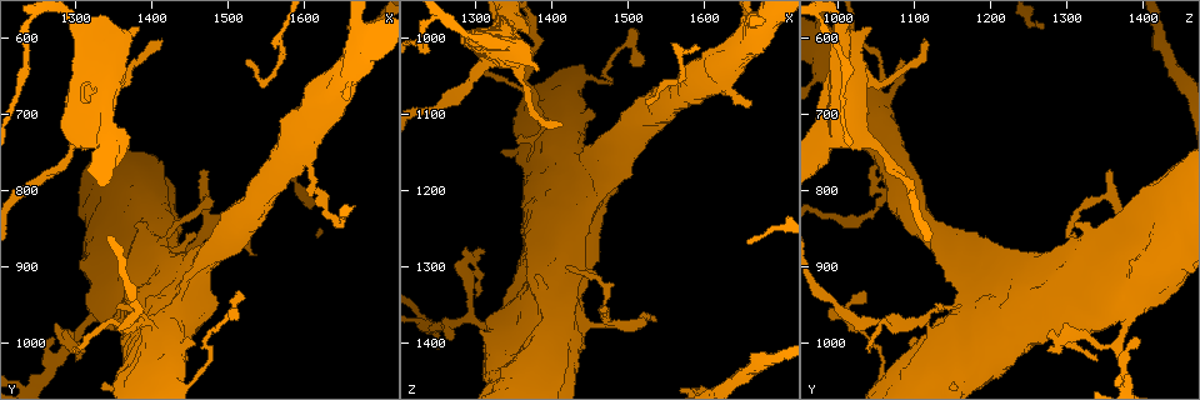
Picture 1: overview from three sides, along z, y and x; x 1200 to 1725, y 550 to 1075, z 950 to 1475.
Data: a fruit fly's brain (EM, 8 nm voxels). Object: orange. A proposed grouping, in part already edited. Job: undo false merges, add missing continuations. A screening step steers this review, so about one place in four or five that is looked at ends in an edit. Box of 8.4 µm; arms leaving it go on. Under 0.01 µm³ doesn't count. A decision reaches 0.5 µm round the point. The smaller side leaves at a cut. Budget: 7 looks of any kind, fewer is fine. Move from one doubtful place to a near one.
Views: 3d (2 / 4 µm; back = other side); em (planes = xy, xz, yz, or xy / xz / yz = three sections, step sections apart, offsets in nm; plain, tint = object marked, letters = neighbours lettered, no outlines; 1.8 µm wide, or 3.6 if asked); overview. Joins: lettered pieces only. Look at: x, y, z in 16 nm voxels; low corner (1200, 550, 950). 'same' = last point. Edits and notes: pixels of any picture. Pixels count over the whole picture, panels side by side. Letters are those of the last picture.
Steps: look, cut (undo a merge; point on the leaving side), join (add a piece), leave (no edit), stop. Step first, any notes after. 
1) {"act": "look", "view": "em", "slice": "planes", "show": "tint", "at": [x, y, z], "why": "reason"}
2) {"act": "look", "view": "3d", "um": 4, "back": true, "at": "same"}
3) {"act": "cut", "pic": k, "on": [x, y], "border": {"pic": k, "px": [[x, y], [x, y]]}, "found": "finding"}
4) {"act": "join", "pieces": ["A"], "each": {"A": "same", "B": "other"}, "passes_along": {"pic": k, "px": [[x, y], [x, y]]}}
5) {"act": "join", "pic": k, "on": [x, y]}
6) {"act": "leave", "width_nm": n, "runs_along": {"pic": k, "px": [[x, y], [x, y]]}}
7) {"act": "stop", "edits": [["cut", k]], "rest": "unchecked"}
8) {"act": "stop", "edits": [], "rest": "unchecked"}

{"act": "look", "view": "em", "slice": "planes", "show": "tint", "at": [1380, 585, 1040], "why": "free end"}

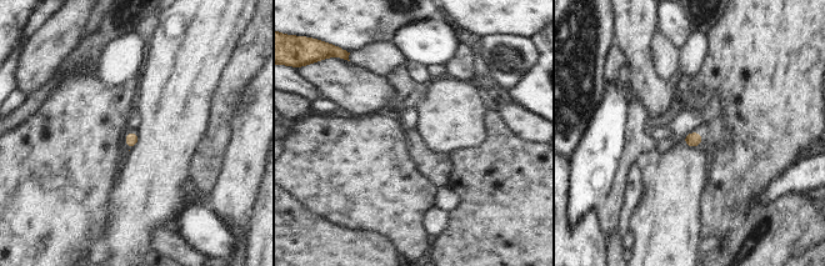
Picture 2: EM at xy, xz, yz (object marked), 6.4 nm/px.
{"act": "look", "view": "em", "slice": "planes", "show": "letters", "at": "same"}

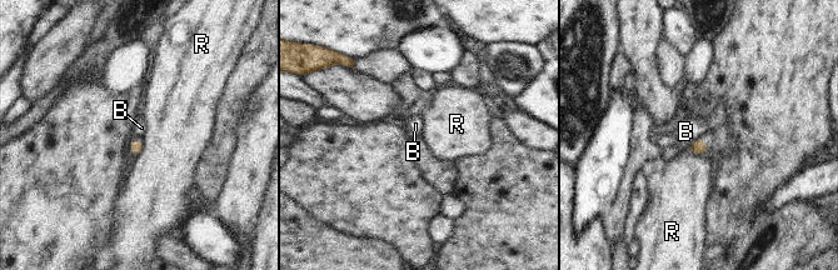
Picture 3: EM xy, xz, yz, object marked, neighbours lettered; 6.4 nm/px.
{"act": "leave", "each": {"B": "other", "R": "other"}, "found": "no lettered piece goes on from it"}

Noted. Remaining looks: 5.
{"act": "look", "view": "em", "slice": "xy", "step": 8, "show": "tint", "at": [1380, 970, 1095], "why": "sudden change in width"}

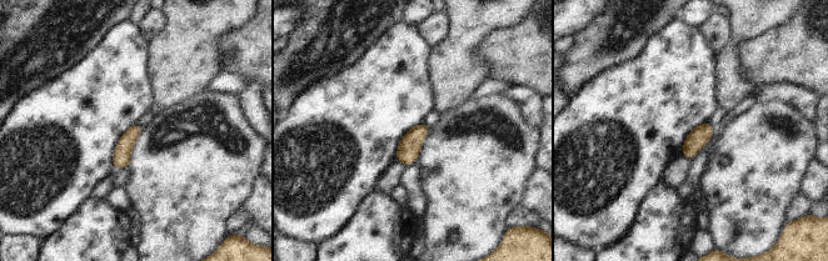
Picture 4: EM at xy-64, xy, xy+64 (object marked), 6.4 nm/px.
{"act": "look", "view": "em", "slice": "planes", "show": "tint", "at": "same"}

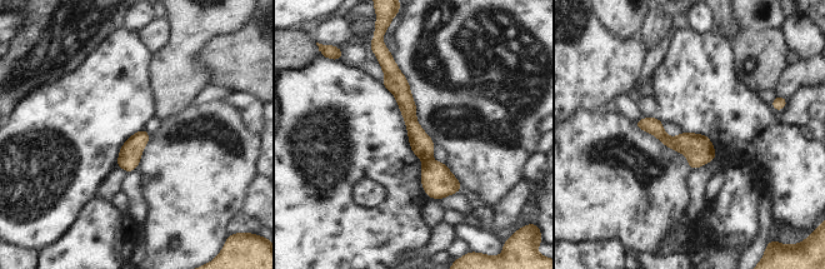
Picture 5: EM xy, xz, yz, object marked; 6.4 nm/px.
{"act": "look", "view": "em", "slice": "planes", "show": "letters", "at": "same", "why": "see the neighbours"}

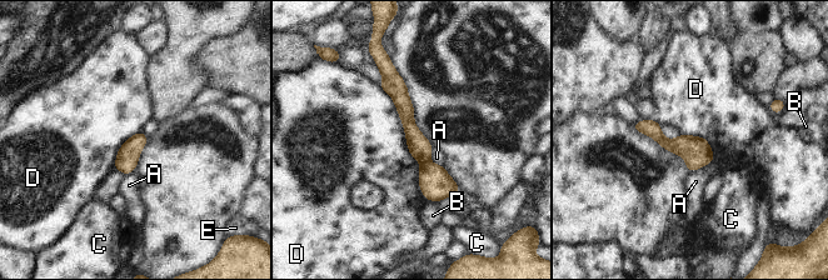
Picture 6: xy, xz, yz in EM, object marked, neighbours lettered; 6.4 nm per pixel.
{"act": "cut", "pic": 6, "on": [419, 148], "width_nm": 140, "each": {"A": "other", "B": "other", "C": "other", "D": "other", "E": "other"}, "found": "a second neuron is stuck on"}

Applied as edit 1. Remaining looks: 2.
{"act": "look", "view": "3d", "um": 4, "at": [1665, 600, 985], "why": "small branch off a trunk"}

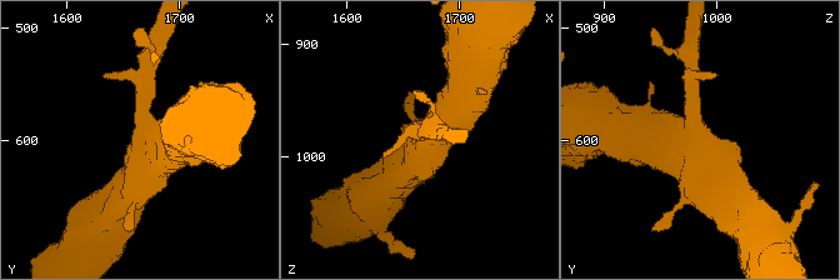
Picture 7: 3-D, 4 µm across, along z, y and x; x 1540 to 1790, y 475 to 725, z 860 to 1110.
{"act": "look", "view": "em", "um": 3.6, "slice": "planes", "show": "letters", "at": [1672, 600, 986], "arms": 4}

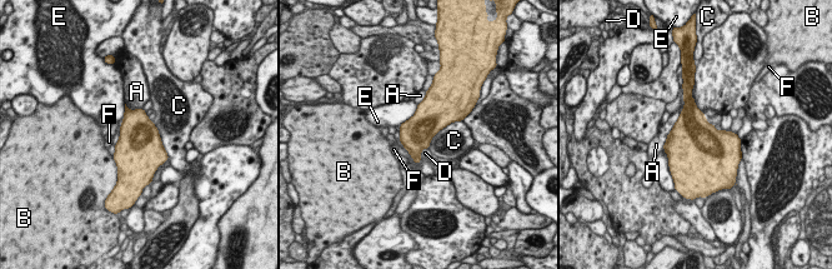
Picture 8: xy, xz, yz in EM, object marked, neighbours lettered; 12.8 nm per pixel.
{"act": "leave", "each": {"A": "other", "B": "other", "C": "other", "D": "other", "E": "other", "F": "other"}, "border": {"pic": 8, "px": [[427, 148], [421, 150], [421, 157]]}, "found": "one neuron here"}

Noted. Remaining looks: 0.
{"act": "stop", "edits": [["cut", 6]], "rest": "unchecked"}

